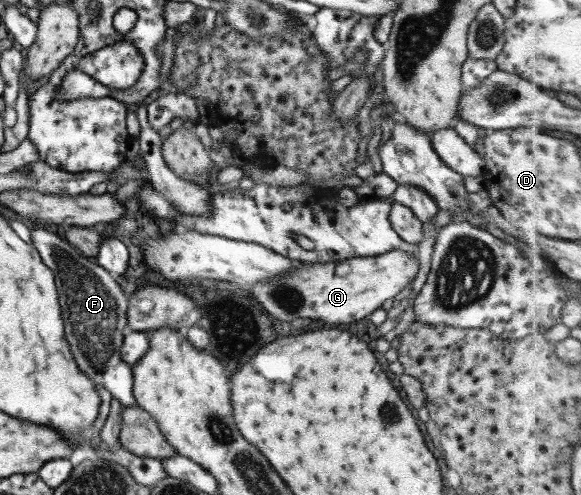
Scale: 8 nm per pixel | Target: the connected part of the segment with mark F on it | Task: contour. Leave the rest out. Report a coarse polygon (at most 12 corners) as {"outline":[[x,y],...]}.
{"outline":[[46,225],[31,244],[52,270],[78,368],[123,407],[128,299],[115,277]]}

